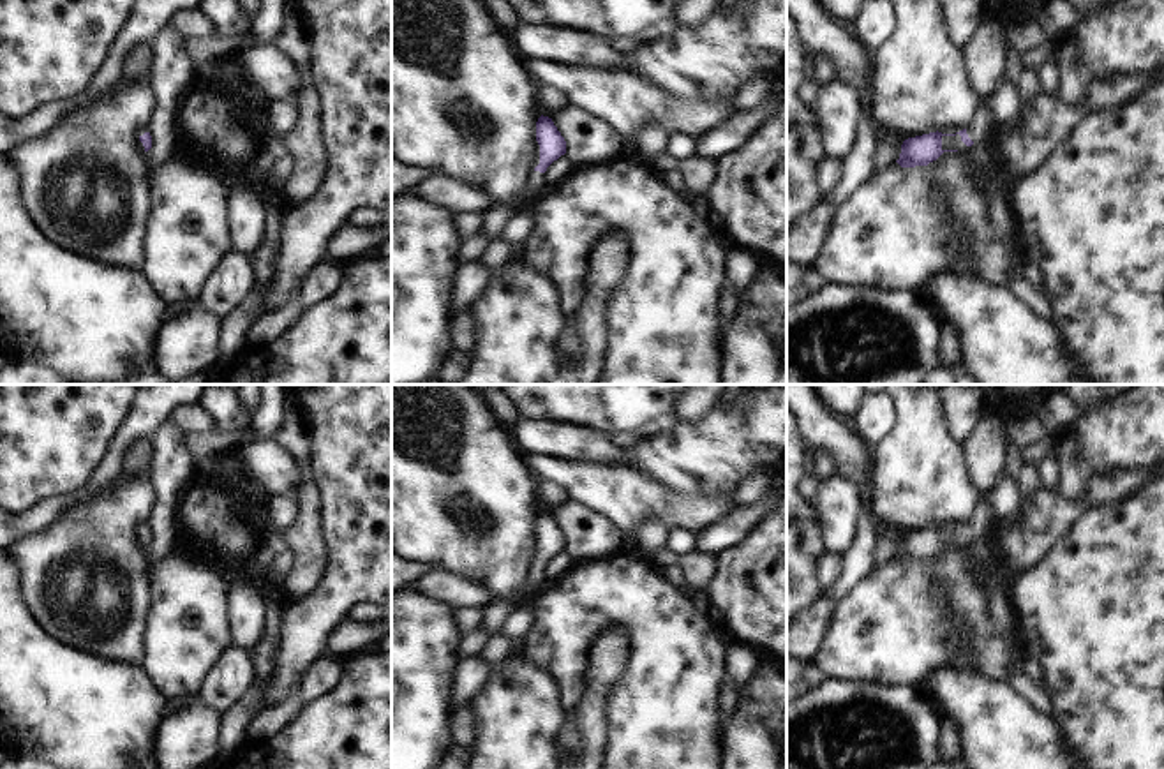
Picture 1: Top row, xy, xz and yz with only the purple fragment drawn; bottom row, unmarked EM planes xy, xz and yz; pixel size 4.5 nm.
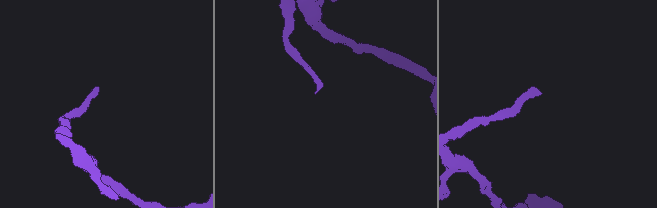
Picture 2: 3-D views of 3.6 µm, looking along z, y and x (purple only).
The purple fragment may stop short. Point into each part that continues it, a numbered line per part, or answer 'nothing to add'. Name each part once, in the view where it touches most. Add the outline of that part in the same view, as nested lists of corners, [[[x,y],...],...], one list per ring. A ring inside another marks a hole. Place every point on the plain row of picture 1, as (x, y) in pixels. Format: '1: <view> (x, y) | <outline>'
1: yz (984, 522) | [[[988,499],[977,503],[974,517],[966,522],[966,529],[974,538],[979,536],[996,536],[1000,520],[996,517],[995,506]]]

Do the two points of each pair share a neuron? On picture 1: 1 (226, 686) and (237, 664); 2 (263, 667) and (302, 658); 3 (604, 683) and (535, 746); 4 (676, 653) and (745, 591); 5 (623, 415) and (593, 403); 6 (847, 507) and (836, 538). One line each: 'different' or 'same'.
1: same
2: different
3: same
4: different
5: same
6: same

